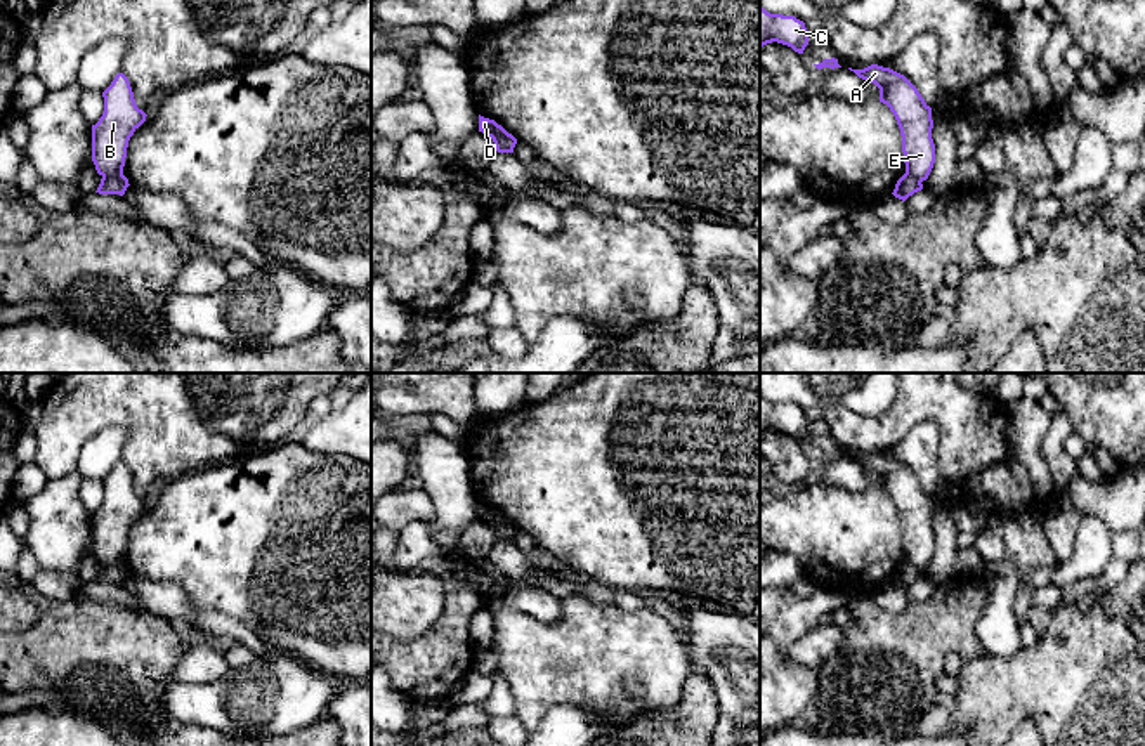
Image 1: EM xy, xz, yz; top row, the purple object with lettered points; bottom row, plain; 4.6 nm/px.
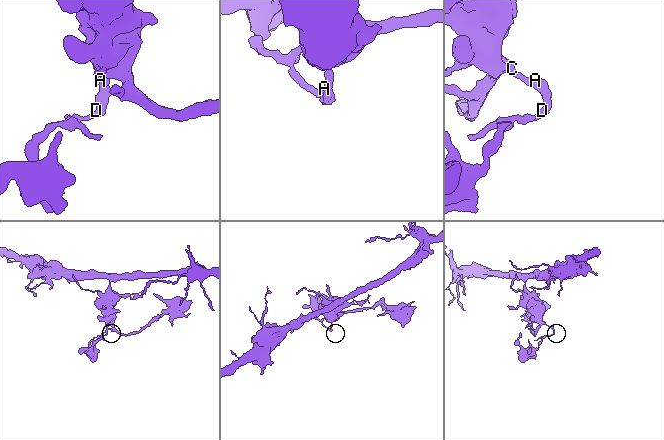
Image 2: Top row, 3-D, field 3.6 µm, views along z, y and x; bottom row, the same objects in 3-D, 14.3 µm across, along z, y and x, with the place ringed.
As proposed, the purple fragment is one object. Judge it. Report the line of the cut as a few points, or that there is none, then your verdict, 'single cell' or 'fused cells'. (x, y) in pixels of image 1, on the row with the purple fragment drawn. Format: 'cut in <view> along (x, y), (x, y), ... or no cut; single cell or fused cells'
cut in xz along (493, 137), (503, 137), (514, 146); fused cells

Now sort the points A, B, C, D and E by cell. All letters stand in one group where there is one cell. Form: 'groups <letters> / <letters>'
groups A B C E / D

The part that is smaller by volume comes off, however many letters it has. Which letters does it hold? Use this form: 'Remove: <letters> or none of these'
Remove: D

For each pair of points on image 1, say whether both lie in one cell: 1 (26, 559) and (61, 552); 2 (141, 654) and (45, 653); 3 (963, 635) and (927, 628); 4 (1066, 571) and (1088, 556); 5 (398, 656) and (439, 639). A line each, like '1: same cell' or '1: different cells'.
1: different cells
2: same cell
3: same cell
4: same cell
5: same cell

